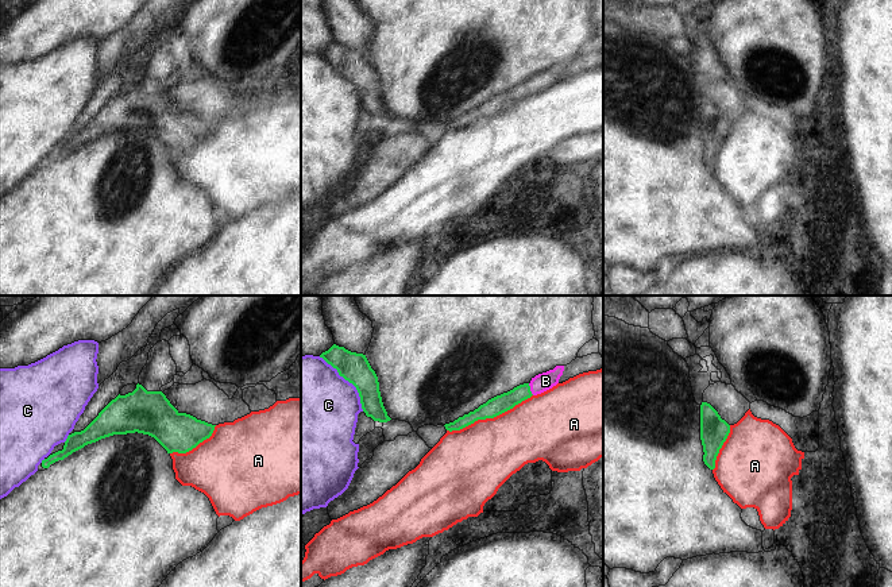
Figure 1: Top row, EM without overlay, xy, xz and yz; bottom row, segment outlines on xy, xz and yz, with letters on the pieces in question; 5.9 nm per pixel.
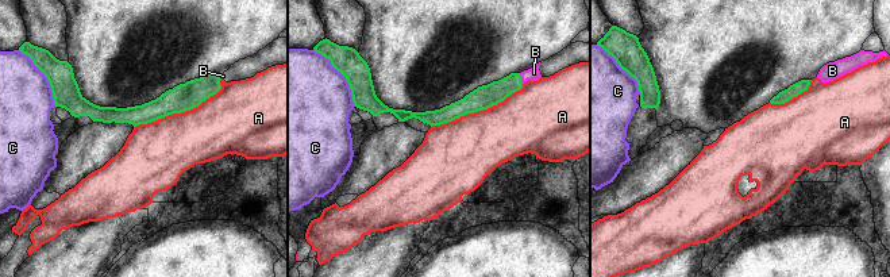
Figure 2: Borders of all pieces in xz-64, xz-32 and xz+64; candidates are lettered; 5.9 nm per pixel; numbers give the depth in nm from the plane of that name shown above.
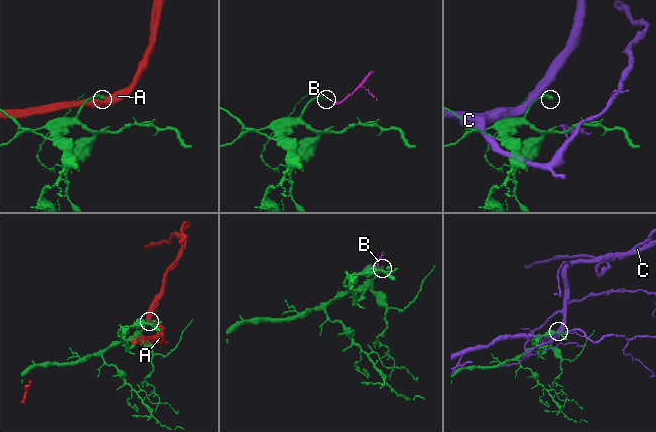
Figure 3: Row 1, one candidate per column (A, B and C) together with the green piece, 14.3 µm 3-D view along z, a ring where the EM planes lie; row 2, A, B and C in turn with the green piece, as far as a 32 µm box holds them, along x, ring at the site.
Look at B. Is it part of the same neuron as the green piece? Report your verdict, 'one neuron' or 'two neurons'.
one neuron

